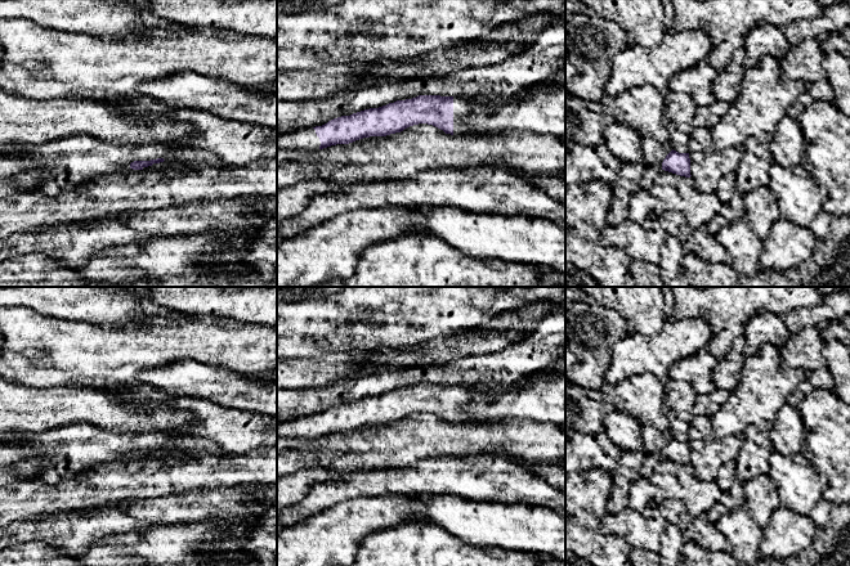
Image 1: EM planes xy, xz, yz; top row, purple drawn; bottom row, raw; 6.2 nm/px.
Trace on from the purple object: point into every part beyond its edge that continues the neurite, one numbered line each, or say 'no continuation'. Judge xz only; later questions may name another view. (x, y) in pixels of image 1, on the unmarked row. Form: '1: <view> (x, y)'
1: xz (462, 395)
2: xz (307, 427)

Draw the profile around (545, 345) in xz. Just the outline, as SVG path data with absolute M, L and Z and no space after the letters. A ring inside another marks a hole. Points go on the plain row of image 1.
M565 309L547 313L532 332L496 352L469 355L444 365L384 368L362 377L308 388L277 390L277 424L419 383L514 385L565 356Z

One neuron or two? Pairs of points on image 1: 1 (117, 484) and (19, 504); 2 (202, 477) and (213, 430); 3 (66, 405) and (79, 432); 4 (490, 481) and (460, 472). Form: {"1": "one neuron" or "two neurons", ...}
{"1": "one neuron", "2": "two neurons", "3": "two neurons", "4": "one neuron"}

